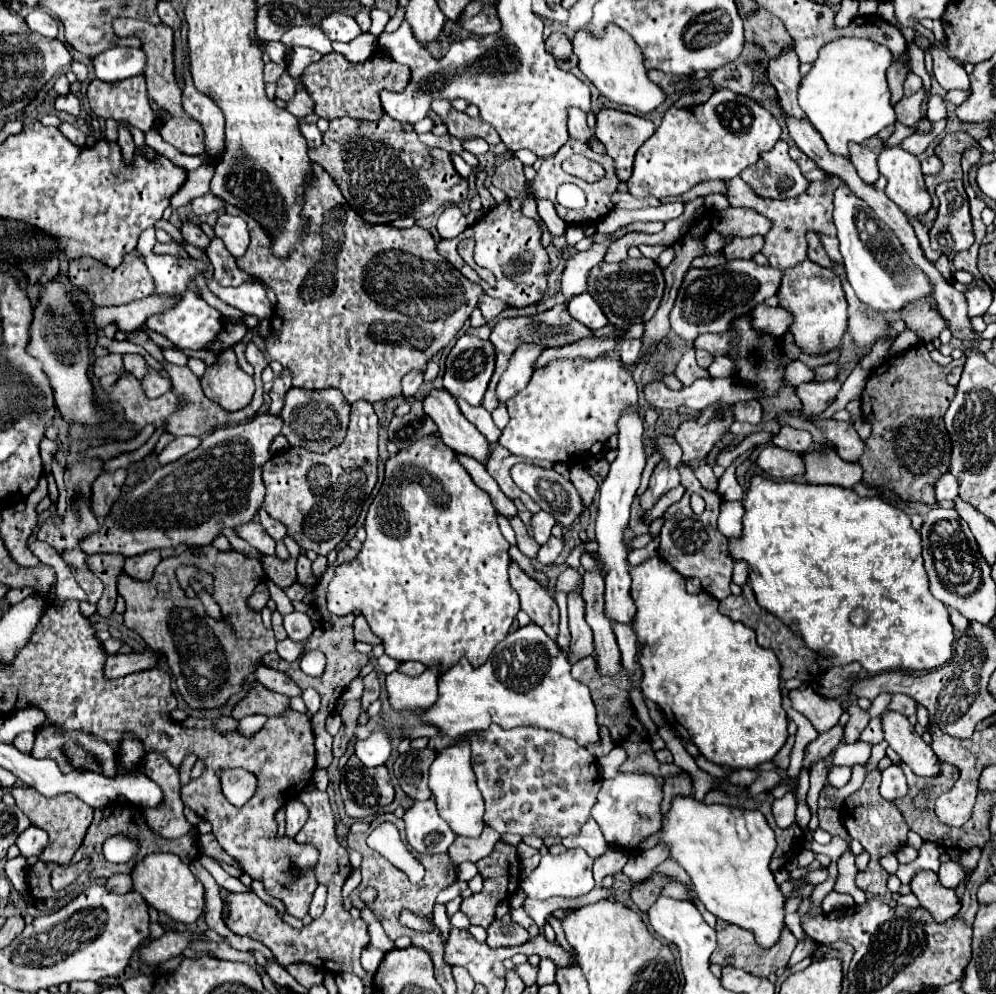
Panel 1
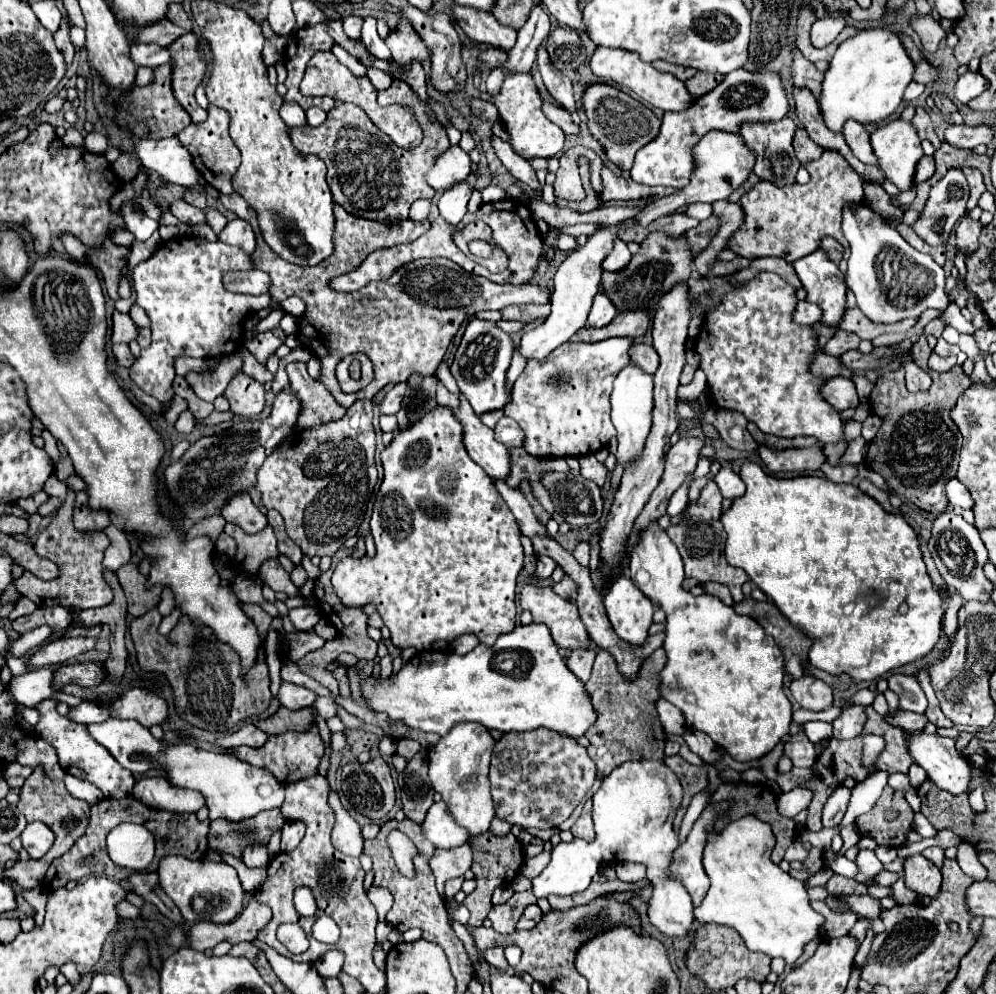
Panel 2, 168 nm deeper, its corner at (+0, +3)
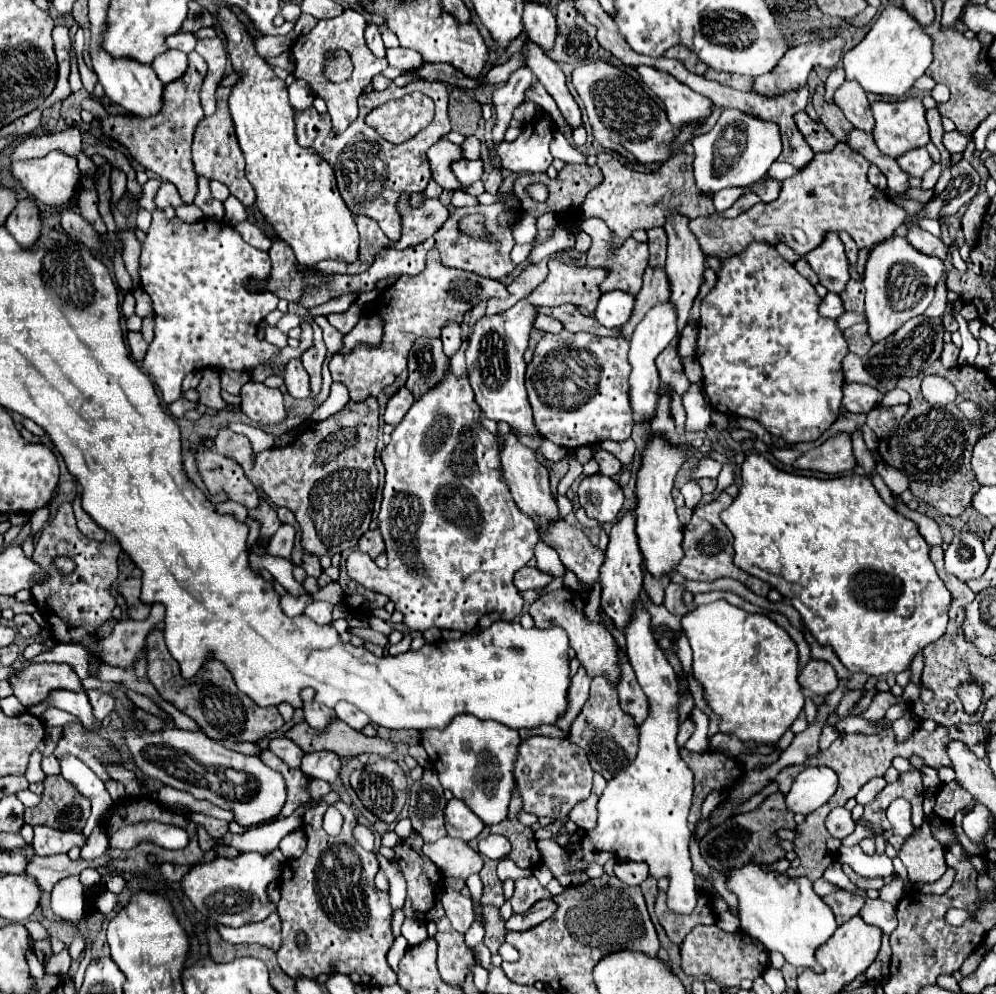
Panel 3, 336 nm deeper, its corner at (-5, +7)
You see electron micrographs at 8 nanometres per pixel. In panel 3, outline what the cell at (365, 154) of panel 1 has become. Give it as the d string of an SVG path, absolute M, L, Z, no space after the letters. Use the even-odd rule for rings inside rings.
M418 79L404 87L390 85L382 93L364 91L358 97L358 105L360 105L358 119L344 133L338 133L338 137L330 137L332 121L330 121L328 113L320 115L314 107L298 113L294 117L296 139L298 139L298 145L302 145L302 147L314 147L332 165L332 169L336 173L336 181L338 181L338 191L340 191L344 203L348 205L348 209L356 215L366 215L366 217L374 219L380 225L380 229L388 235L388 239L398 241L400 233L402 233L402 217L398 213L398 201L400 201L402 193L414 193L414 191L426 189L426 185L430 183L430 167L428 167L426 151L434 143L438 143L444 135L450 133L450 121L448 121L448 113L446 113L448 91L438 81ZM412 91L426 93L436 105L436 115L434 115L432 125L422 129L416 137L412 137L410 141L406 141L402 145L394 145L394 143L382 139L372 127L368 127L364 123L366 115L376 105L382 105L390 99L400 99L402 95L412 93Z

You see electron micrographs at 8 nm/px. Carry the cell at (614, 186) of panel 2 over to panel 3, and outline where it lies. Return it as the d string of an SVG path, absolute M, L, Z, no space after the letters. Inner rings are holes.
M600 153L596 165L602 169L604 181L586 195L578 217L602 219L614 231L616 245L620 245L636 229L648 231L652 227L662 227L666 223L666 211L682 213L688 219L710 217L716 213L712 199L696 189L692 175L692 157L686 153L676 153L656 173L632 171L624 167L618 159L614 159L610 153Z

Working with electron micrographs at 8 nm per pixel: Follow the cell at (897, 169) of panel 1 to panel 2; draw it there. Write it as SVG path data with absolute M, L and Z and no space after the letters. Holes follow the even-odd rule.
M897 119L877 127L871 133L871 145L883 175L899 189L911 189L915 165L923 157L921 139L913 123Z

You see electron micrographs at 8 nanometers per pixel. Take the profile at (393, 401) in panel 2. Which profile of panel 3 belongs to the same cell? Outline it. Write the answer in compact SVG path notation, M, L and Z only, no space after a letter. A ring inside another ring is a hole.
M400 387L388 399L388 405L386 405L386 411L384 411L384 421L392 423L392 425L398 425L402 421L402 417L406 415L406 411L412 407L412 403L414 403L412 393L406 387Z

